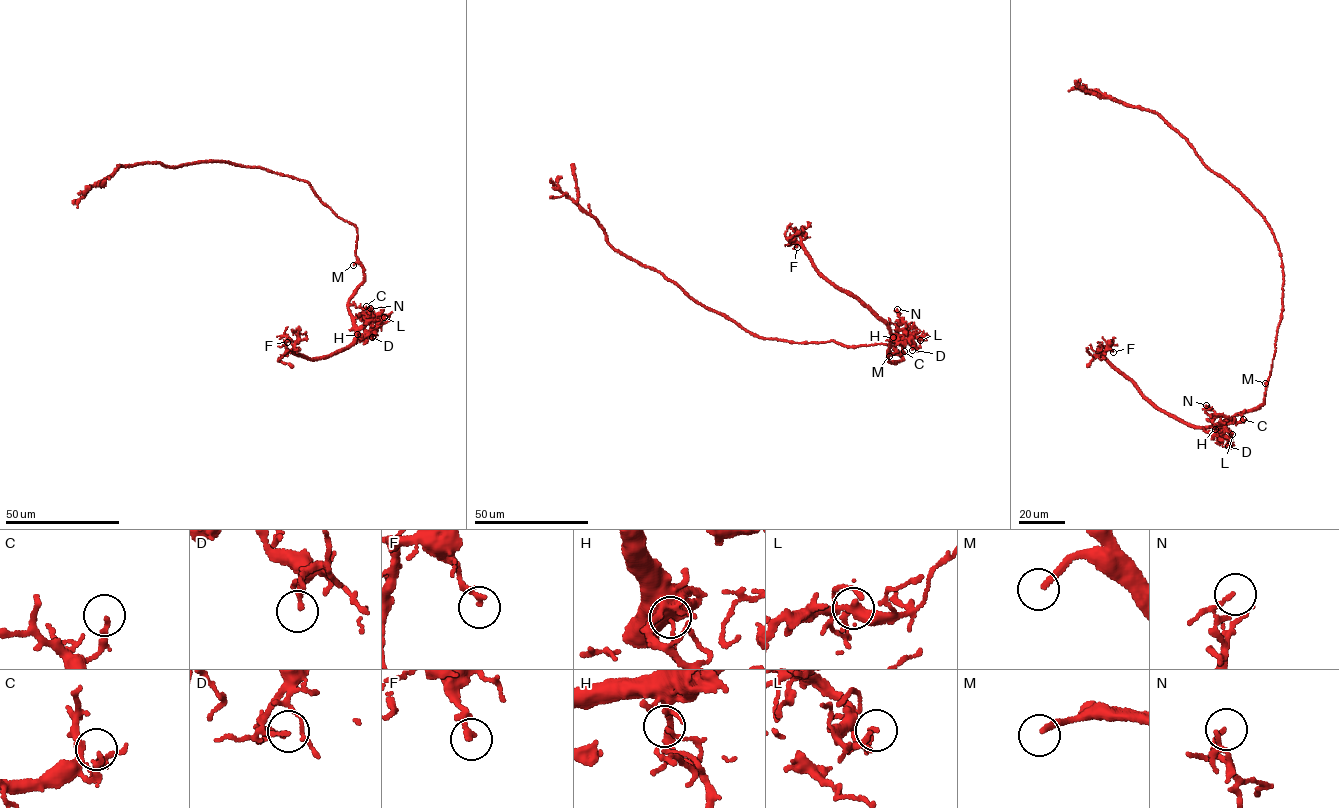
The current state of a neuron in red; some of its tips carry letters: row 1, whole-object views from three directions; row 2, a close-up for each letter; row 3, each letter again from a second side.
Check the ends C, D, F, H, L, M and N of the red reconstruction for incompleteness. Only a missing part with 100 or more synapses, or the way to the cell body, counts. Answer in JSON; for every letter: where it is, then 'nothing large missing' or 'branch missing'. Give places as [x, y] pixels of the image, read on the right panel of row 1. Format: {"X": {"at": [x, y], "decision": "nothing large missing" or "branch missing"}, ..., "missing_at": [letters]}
{"C": {"at": [1243, 419], "decision": "nothing large missing"}, "D": {"at": [1228, 446], "decision": "nothing large missing"}, "F": {"at": [1113, 352], "decision": "nothing large missing"}, "H": {"at": [1215, 429], "decision": "nothing large missing"}, "L": {"at": [1232, 434], "decision": "nothing large missing"}, "M": {"at": [1265, 383], "decision": "branch missing"}, "N": {"at": [1206, 405], "decision": "nothing large missing"}, "missing_at": ["M"]}

